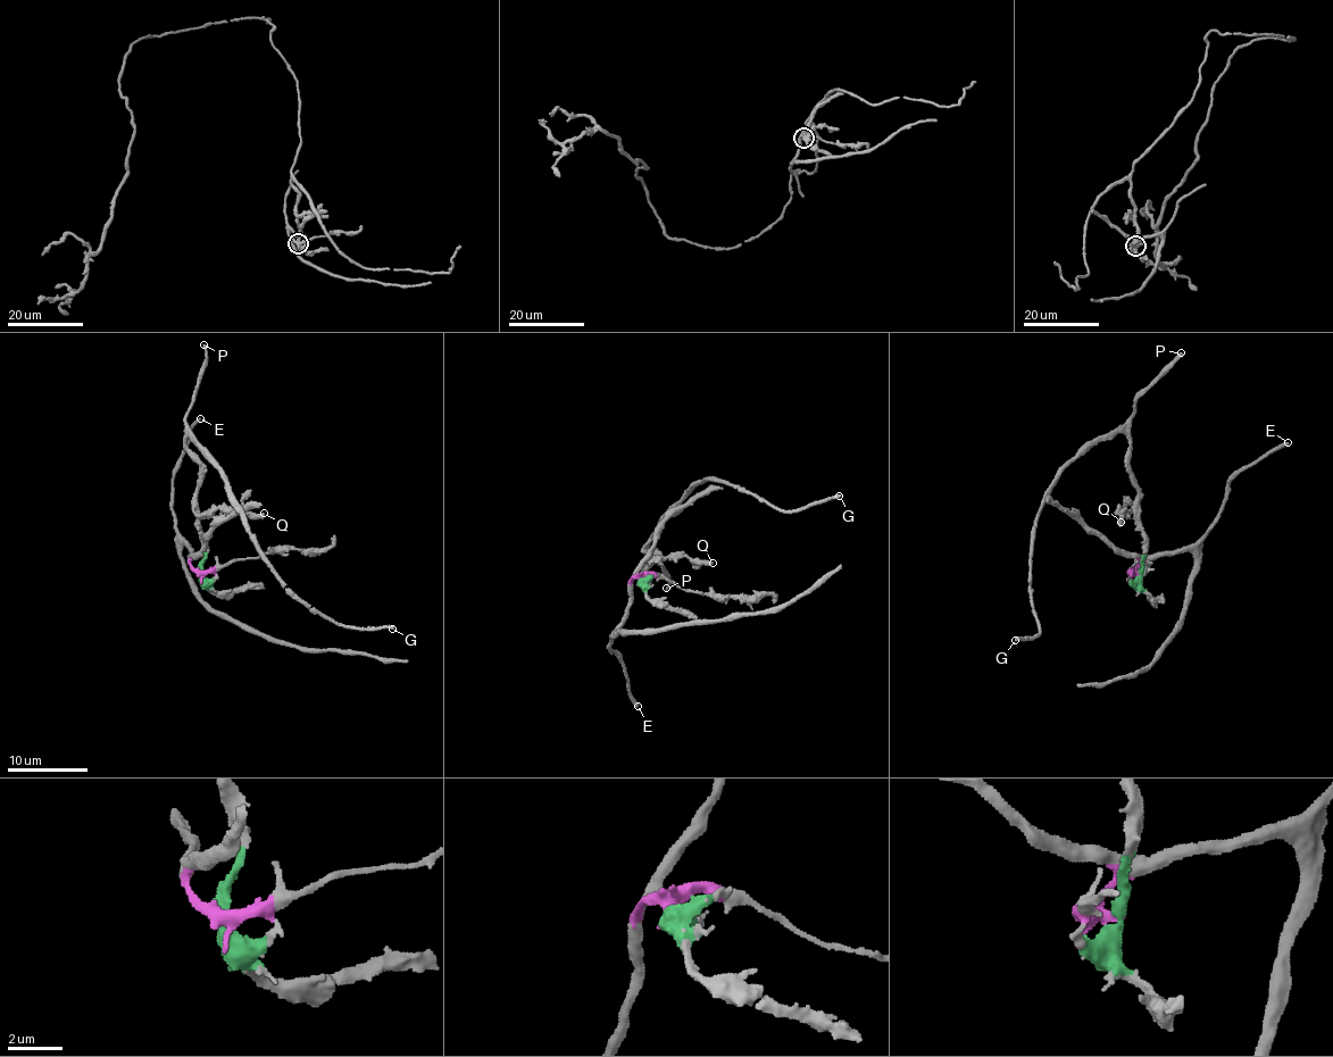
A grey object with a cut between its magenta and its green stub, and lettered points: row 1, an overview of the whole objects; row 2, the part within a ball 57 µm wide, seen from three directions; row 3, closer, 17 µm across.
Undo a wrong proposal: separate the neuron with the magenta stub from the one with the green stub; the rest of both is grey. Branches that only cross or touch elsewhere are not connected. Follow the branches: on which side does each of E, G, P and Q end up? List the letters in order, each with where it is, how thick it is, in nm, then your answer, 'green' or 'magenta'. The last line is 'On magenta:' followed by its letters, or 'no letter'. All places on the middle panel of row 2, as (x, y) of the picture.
E: at (638, 706); 240 nm thick; magenta
G: at (839, 496); 240 nm thick; green
P: at (666, 588); 240 nm thick; green
Q: at (713, 563); 400 nm thick; green
On magenta: E

